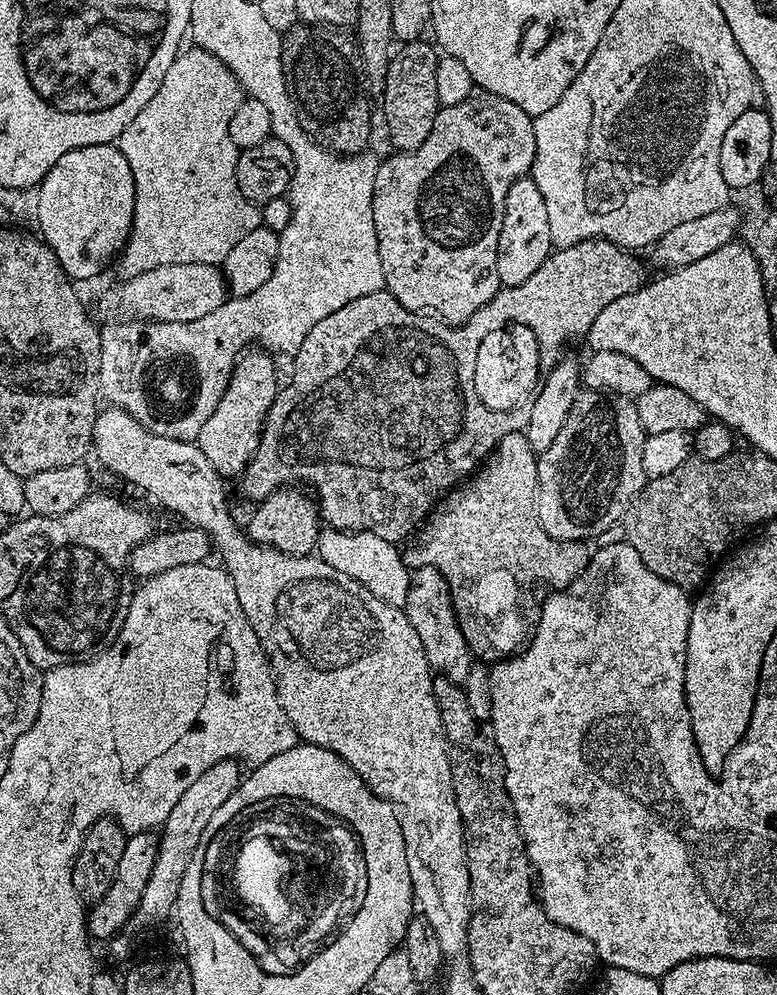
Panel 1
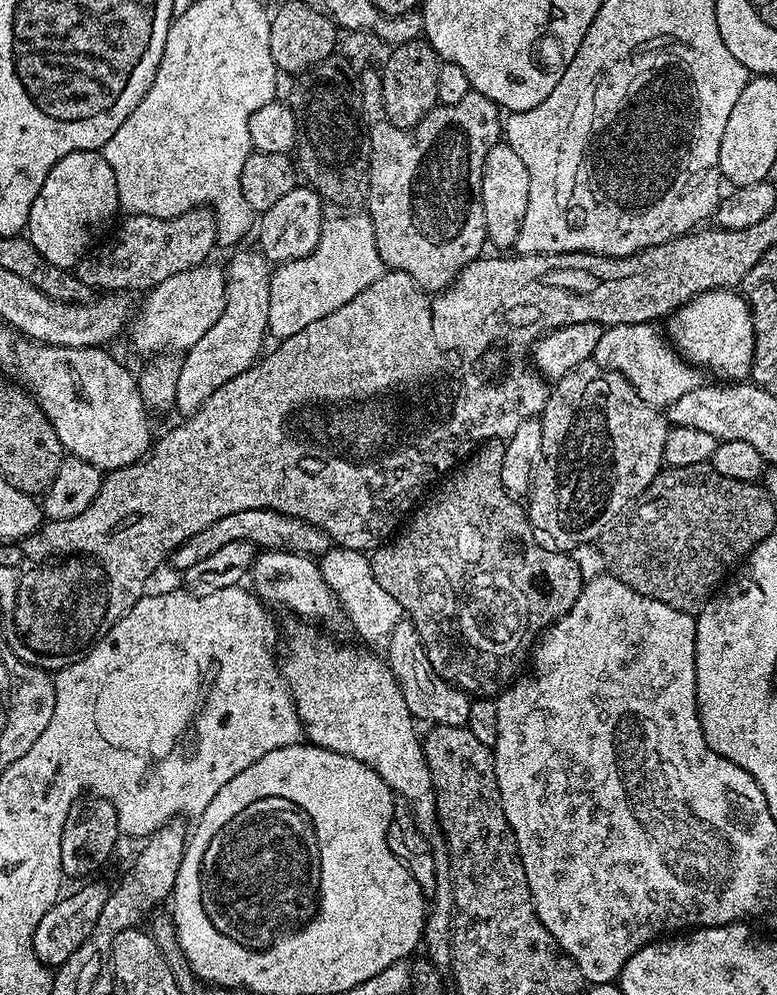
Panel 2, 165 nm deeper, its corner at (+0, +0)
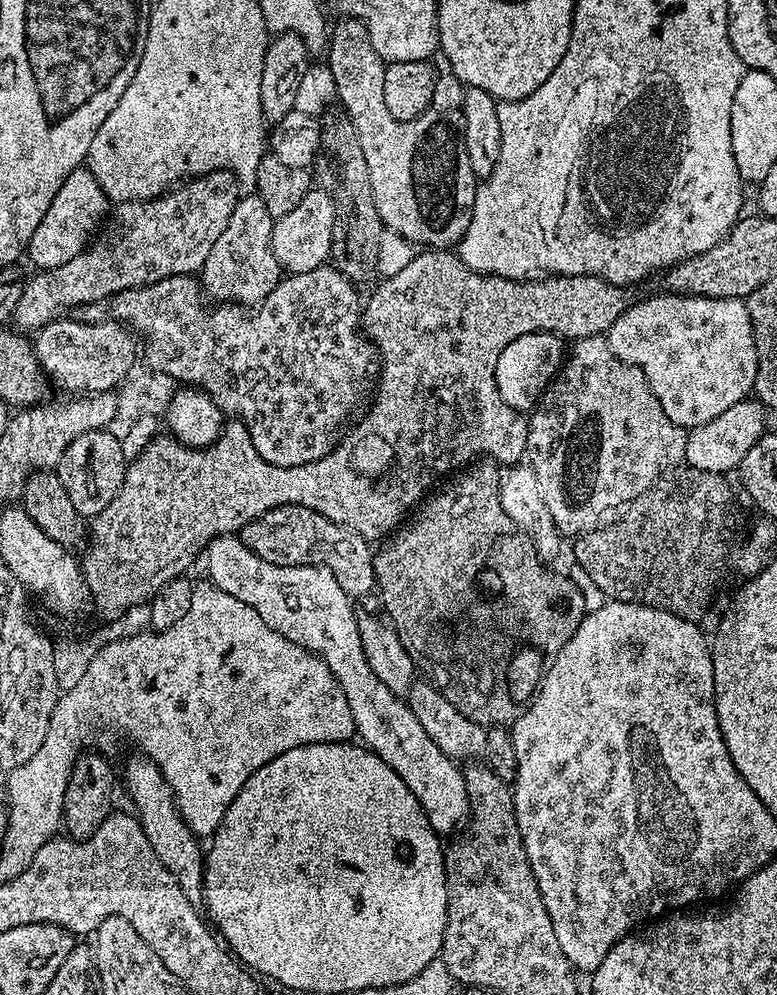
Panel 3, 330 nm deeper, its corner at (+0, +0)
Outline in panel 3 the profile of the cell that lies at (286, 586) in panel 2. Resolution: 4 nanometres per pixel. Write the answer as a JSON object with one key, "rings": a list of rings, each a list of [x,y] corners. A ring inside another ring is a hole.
{"rings":[[[239,535],[217,536],[208,543],[206,557],[208,556],[208,576],[213,585],[221,588],[226,594],[238,598],[238,602],[246,602],[278,634],[285,636],[290,642],[302,646],[307,652],[321,657],[334,678],[342,686],[346,694],[346,702],[350,706],[350,714],[354,718],[355,735],[367,747],[372,749],[374,755],[382,758],[402,782],[414,794],[418,806],[424,812],[428,825],[437,830],[443,828],[467,829],[468,821],[472,815],[470,798],[466,794],[466,782],[461,765],[455,759],[448,757],[438,748],[437,743],[423,730],[411,710],[407,699],[401,698],[391,692],[390,688],[378,678],[370,668],[364,649],[361,635],[361,621],[356,621],[356,608],[353,597],[348,596],[346,590],[338,584],[335,574],[322,566],[274,566],[274,562],[266,562],[254,554]]]}

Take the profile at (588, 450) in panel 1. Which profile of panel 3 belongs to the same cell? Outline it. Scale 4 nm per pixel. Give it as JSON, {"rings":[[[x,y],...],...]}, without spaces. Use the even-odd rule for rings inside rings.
{"rings":[[[605,335],[587,336],[571,345],[564,365],[531,413],[525,457],[543,488],[554,526],[563,537],[575,538],[599,528],[612,513],[645,493],[662,473],[681,465],[687,437],[687,429],[666,416],[644,372],[615,356]]]}

